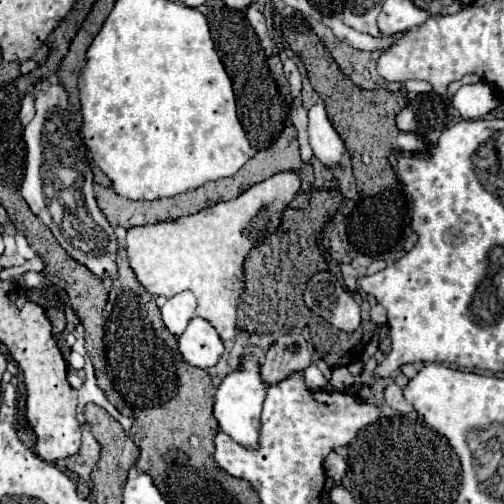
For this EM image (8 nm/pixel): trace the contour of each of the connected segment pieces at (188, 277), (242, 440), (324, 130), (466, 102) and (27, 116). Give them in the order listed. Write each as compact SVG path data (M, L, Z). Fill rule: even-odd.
M290 170L290 172L278 172L270 178L266 178L260 184L254 184L246 192L242 192L238 198L228 200L228 202L218 202L210 208L204 208L196 214L178 218L178 220L166 220L158 224L146 224L146 226L136 226L128 230L128 236L124 240L124 248L128 252L130 266L140 280L140 284L154 296L174 296L182 290L192 290L198 298L198 310L196 314L206 318L220 338L232 340L236 334L236 306L238 300L244 292L244 256L252 250L252 246L260 244L266 236L272 232L280 230L280 220L282 212L290 206L294 196L300 192L302 180L300 174Z
M242 354L240 366L222 378L222 384L216 390L214 396L214 416L220 424L220 430L224 430L230 438L234 438L238 444L252 448L258 442L260 434L260 412L262 402L266 394L266 384L260 378L260 364L254 354Z
M322 100L308 110L308 134L314 156L326 168L338 168L344 154L344 142L340 134L334 130L332 122L328 120Z
M478 82L470 86L462 86L454 96L454 108L460 112L464 120L474 120L490 114L500 106L500 100L494 92L494 86L488 82Z
M26 94L22 100L22 110L20 110L20 120L26 126L34 118L34 96Z

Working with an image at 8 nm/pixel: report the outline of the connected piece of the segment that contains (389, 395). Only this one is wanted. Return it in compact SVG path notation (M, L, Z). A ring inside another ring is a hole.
M394 382L386 386L384 396L386 396L386 402L388 402L394 410L398 410L398 412L402 412L402 414L408 414L408 412L414 410L414 408L404 400L404 396L402 396L402 388L400 388L398 384L394 384Z

